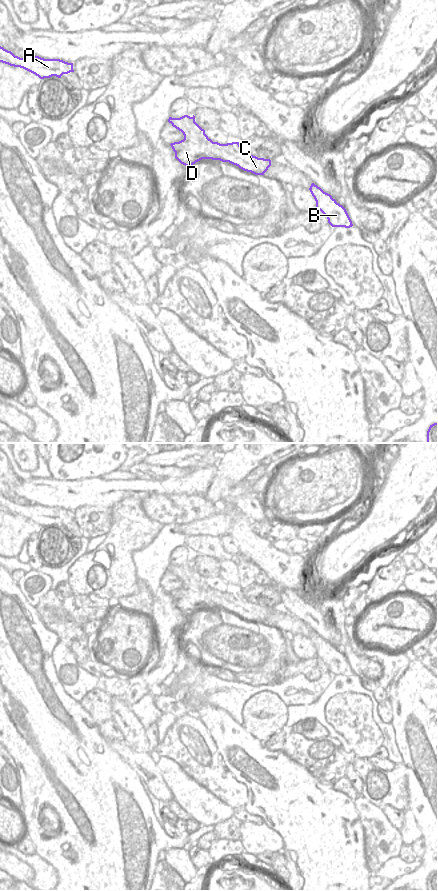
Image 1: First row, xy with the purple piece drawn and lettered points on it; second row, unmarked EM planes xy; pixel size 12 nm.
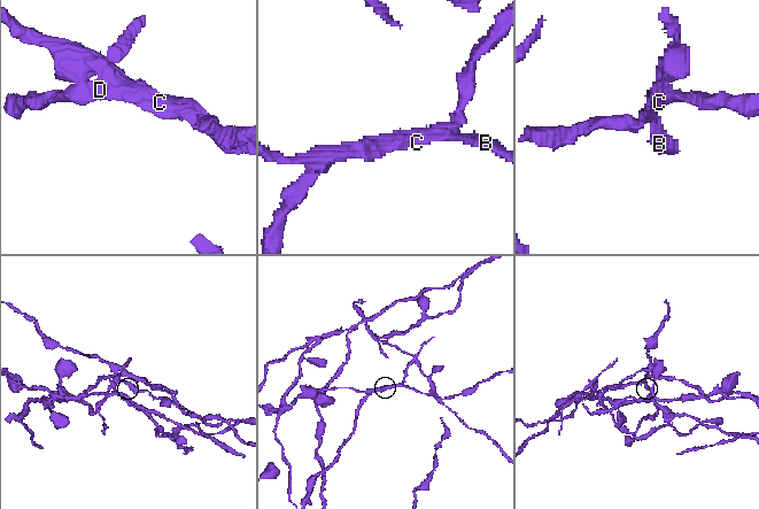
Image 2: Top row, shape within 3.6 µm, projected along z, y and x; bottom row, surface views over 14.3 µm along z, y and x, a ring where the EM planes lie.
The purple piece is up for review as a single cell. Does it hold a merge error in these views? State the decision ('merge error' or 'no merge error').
merge error

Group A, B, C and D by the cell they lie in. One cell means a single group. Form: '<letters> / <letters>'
A B C / D

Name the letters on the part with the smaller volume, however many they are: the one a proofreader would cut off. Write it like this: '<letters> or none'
A, B, C

